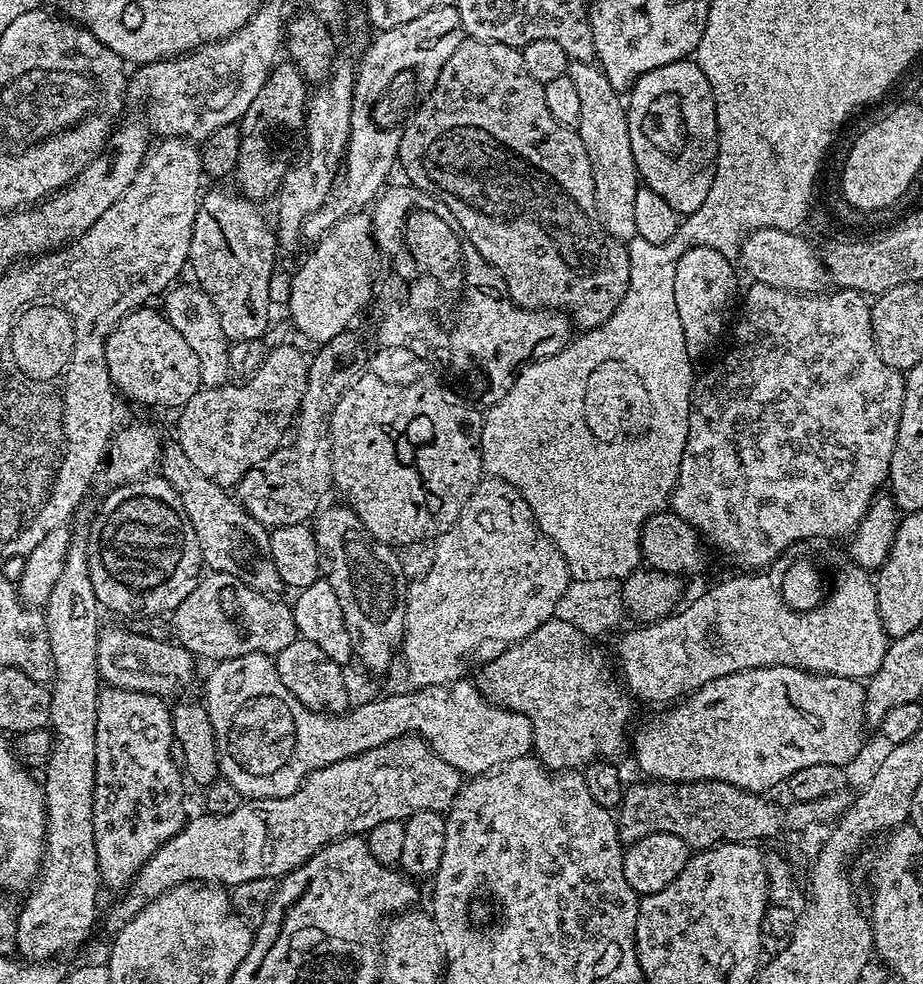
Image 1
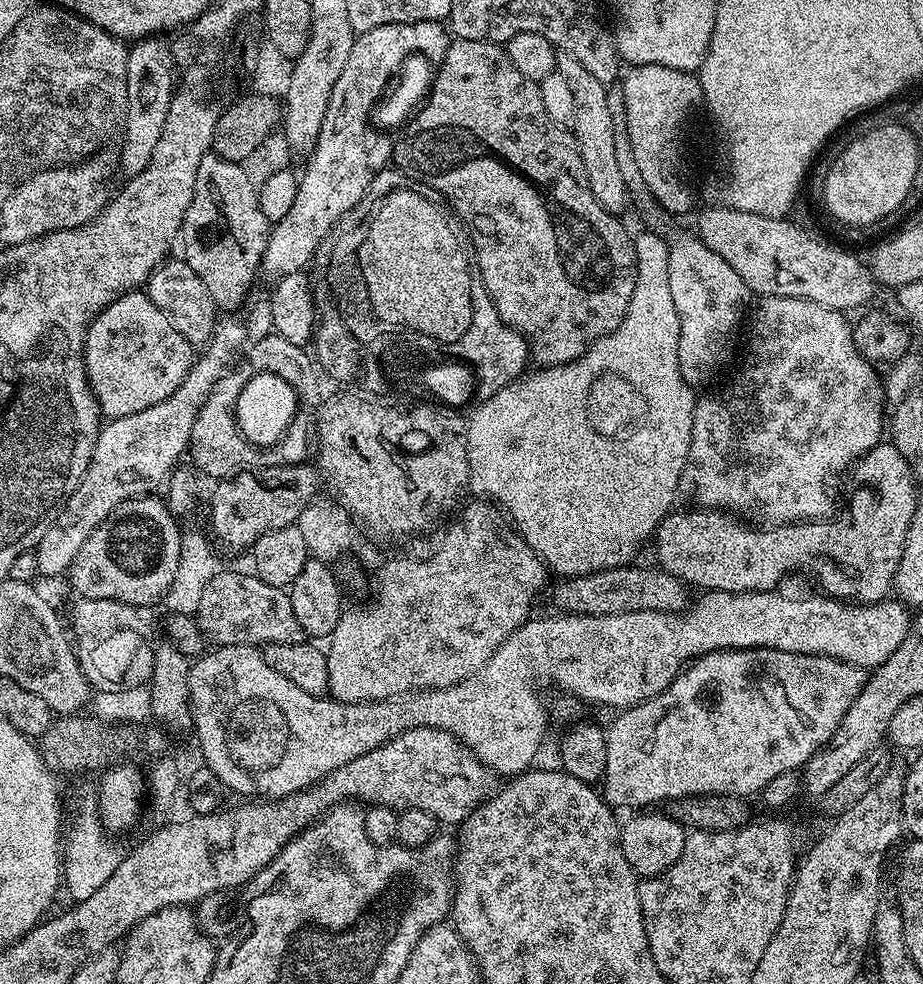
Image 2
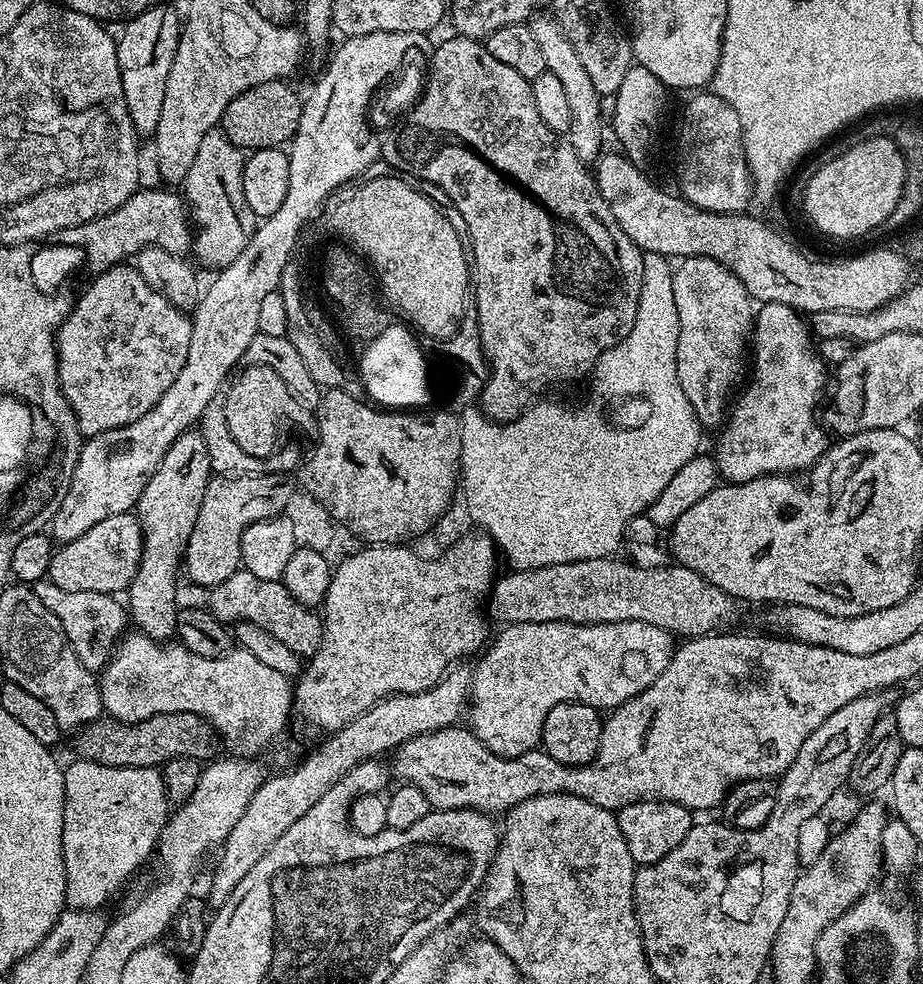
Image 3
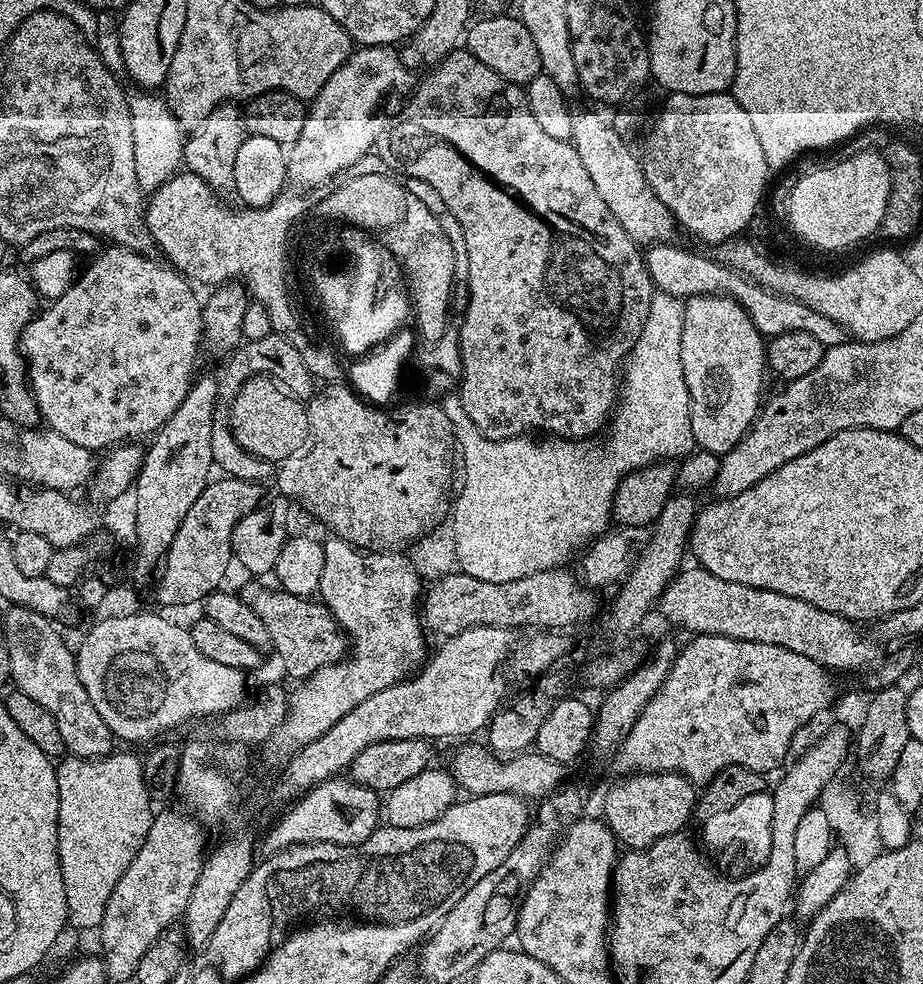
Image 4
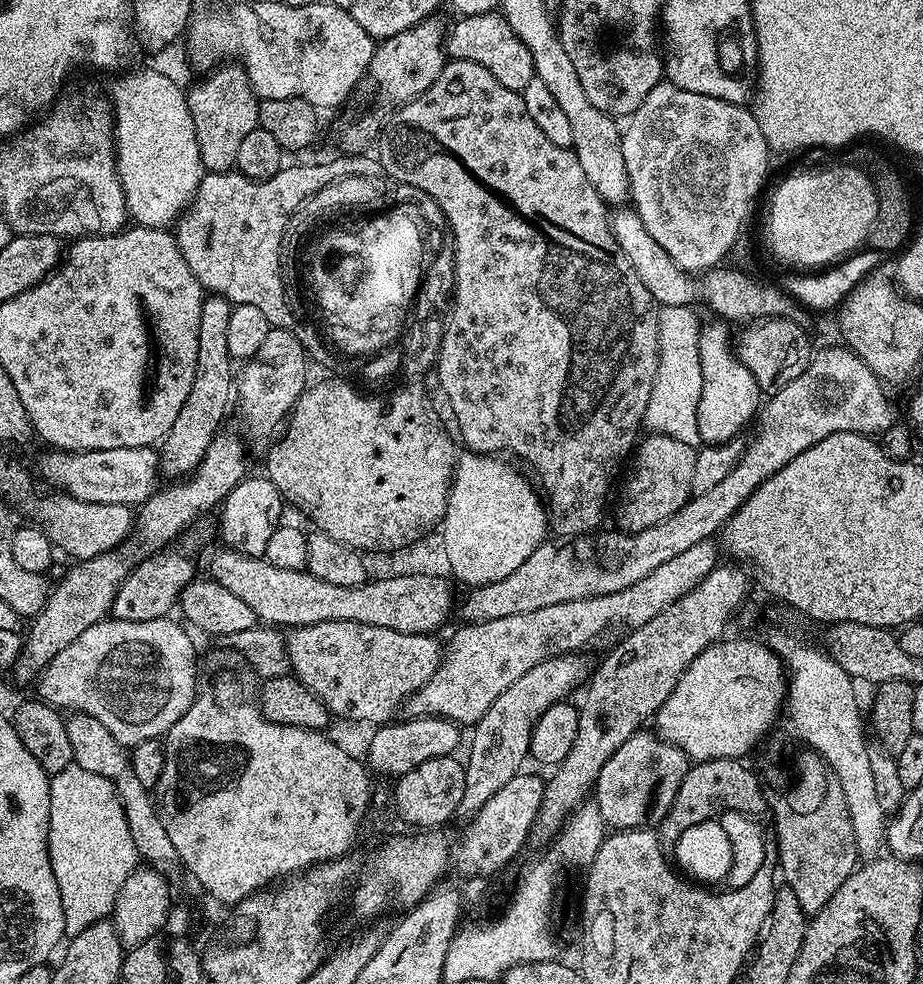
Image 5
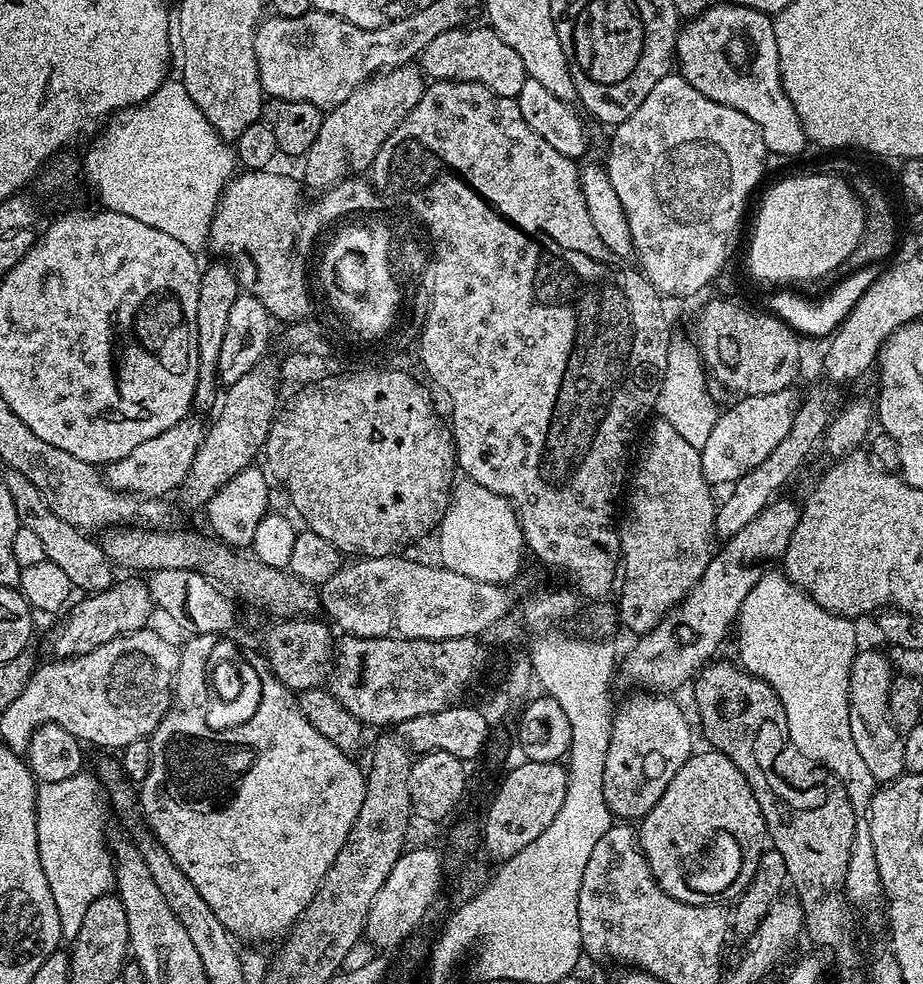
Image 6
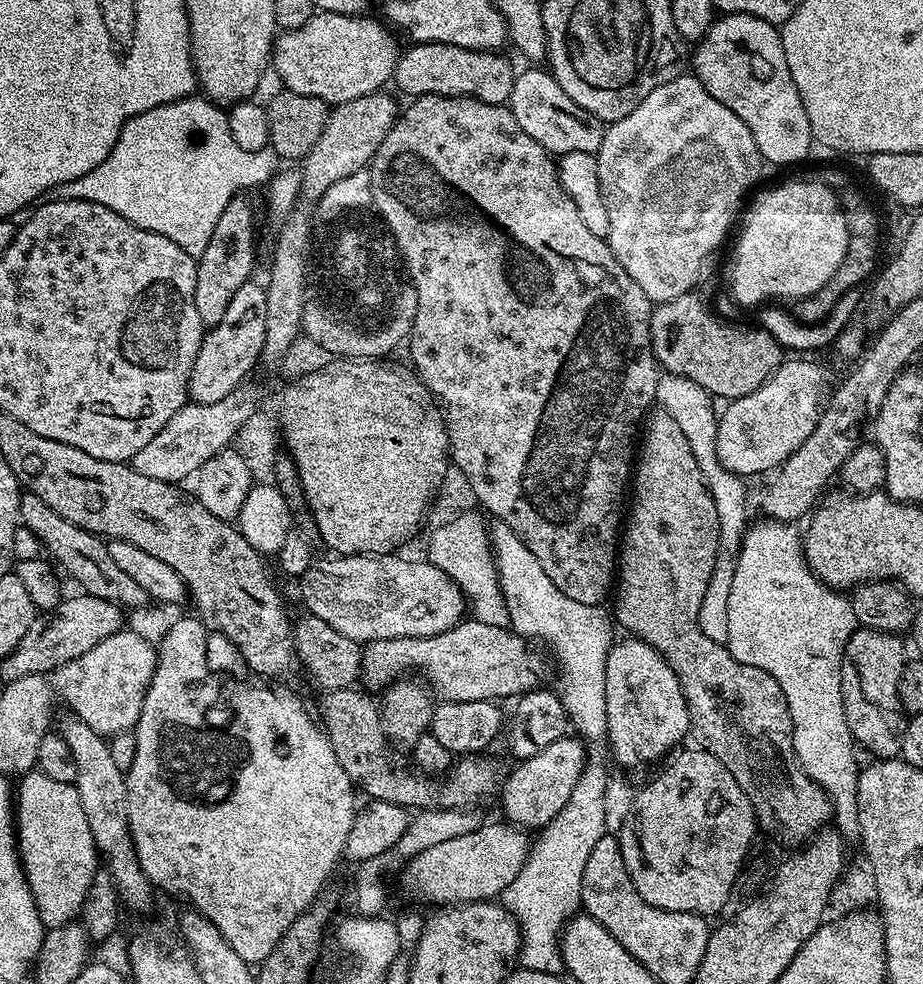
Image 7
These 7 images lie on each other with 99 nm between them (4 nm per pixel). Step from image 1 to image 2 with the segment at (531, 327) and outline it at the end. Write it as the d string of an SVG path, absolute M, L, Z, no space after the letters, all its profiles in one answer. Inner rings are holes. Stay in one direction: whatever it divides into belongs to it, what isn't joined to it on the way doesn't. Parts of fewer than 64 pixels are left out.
M481 283L475 287L472 329L468 331L467 335L464 335L464 344L460 344L458 351L460 361L471 367L476 374L476 396L480 400L498 394L498 390L513 383L530 364L527 339L521 333L513 330L509 324L502 322L494 302L489 298L487 290Z

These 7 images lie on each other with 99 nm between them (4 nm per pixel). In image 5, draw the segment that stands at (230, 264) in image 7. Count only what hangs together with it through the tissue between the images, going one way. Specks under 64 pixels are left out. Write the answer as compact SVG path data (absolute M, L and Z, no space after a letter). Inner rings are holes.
M205 295L198 322L198 358L194 382L190 386L190 394L186 394L186 402L182 402L182 410L178 410L178 418L174 418L174 426L170 426L158 448L160 472L174 476L170 478L184 478L195 471L207 447L221 431L220 423L228 407L234 404L234 361L226 339L233 307L232 301L225 296Z

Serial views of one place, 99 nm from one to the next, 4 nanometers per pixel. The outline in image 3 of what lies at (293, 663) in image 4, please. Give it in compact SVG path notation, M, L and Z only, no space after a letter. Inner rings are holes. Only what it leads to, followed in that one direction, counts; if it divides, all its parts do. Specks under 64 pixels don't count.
M241 570L230 574L226 582L215 584L207 596L207 610L218 617L225 626L254 622L254 626L262 626L270 630L274 638L286 642L286 646L290 646L290 650L294 650L294 654L301 658L311 658L322 642L324 622L321 613L295 600L280 580L254 578L254 574Z

